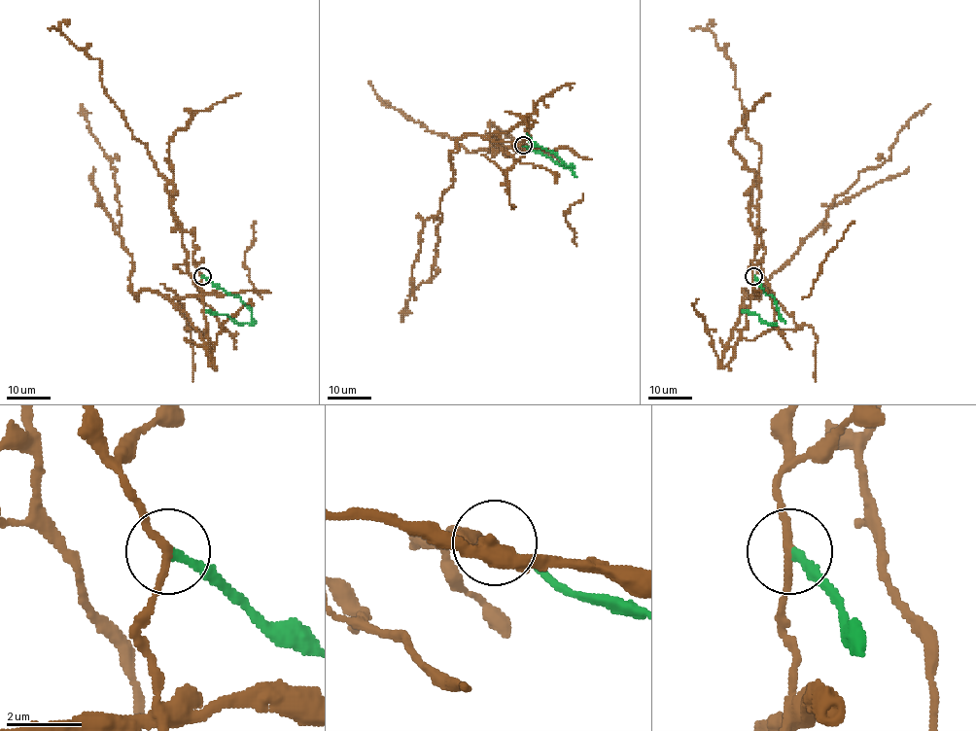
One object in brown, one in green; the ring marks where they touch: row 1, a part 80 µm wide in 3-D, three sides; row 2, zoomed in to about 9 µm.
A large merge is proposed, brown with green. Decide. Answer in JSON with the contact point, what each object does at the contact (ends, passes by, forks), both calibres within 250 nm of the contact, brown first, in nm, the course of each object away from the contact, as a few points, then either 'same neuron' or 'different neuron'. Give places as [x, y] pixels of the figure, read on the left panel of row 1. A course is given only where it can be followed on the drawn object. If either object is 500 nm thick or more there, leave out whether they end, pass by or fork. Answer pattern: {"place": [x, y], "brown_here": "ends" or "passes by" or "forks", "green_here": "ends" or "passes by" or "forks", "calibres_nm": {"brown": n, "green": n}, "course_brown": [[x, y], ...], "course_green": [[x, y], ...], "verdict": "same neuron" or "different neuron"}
{"place": [202, 276], "brown_here": "passes by", "green_here": "ends", "calibres_nm": {"brown": 200, "green": 180}, "course_brown": [[202, 276], [198, 295], [165, 298], [141, 290], [135, 298], [132, 259], [120, 234], [117, 171], [80, 105]], "course_green": [[202, 276], [230, 295], [235, 295], [251, 310], [253, 324], [239, 324], [226, 315], [206, 310]], "verdict": "different neuron"}

